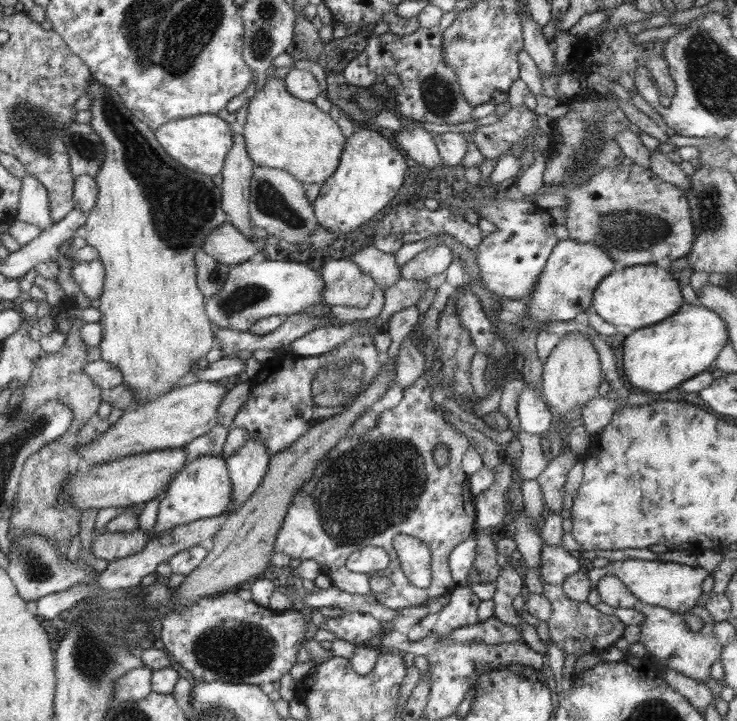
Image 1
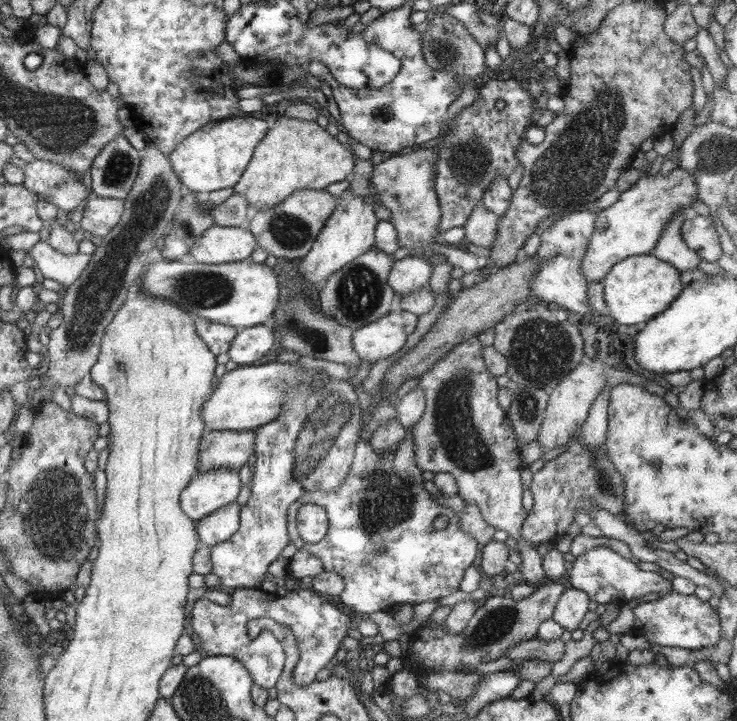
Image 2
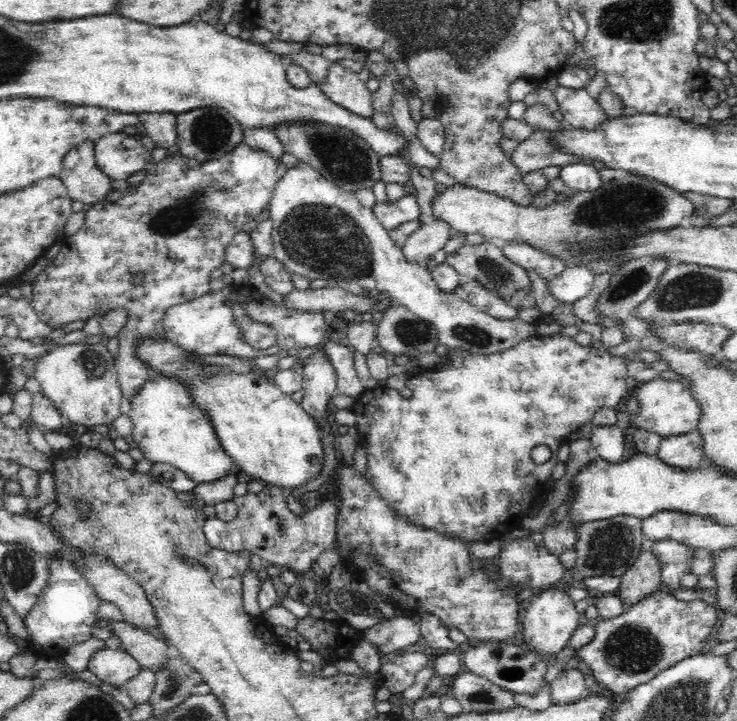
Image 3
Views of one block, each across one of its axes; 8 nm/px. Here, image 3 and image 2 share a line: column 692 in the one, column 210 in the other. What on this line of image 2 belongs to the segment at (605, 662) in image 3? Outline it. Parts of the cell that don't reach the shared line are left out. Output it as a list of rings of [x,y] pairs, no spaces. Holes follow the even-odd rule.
[[[302,587],[292,590],[284,596],[276,592],[264,592],[260,588],[240,588],[230,591],[232,603],[230,605],[218,605],[206,598],[199,599],[192,606],[191,621],[192,630],[200,638],[202,650],[206,650],[212,656],[231,656],[240,659],[244,667],[255,680],[255,684],[271,689],[276,686],[284,668],[284,651],[280,641],[258,642],[250,638],[247,633],[247,622],[255,618],[273,618],[280,624],[290,627],[298,641],[299,658],[297,668],[292,672],[292,679],[300,687],[308,686],[315,682],[316,675],[330,664],[334,654],[338,652],[340,642],[344,640],[344,634],[352,626],[352,618],[344,612],[340,612],[334,604],[326,600],[326,596],[318,596],[318,593],[310,587]]]

